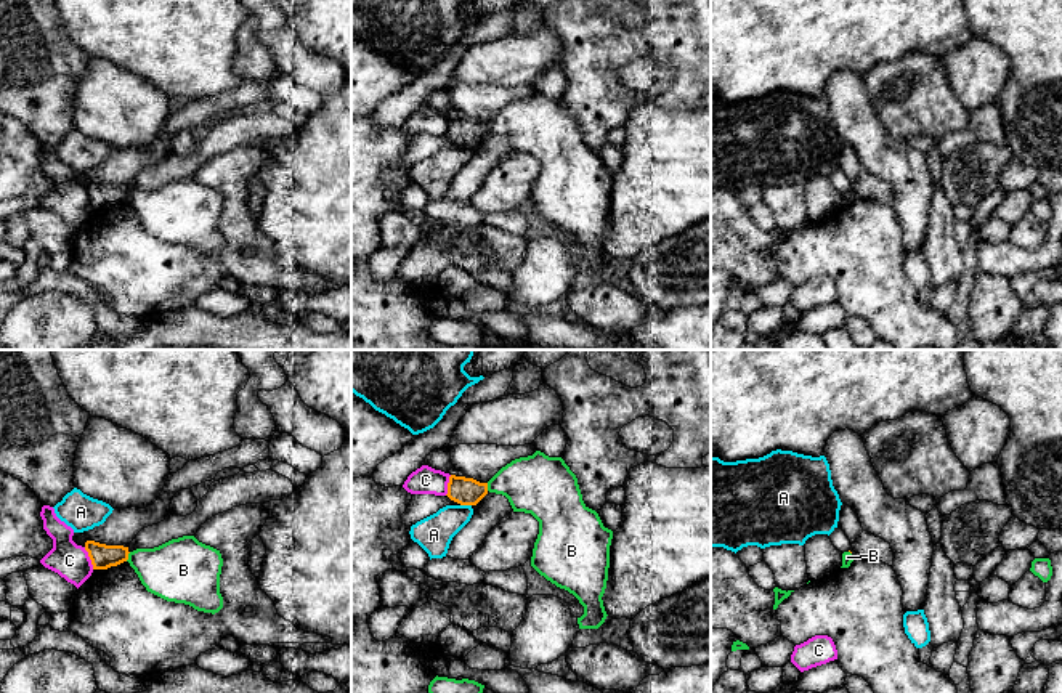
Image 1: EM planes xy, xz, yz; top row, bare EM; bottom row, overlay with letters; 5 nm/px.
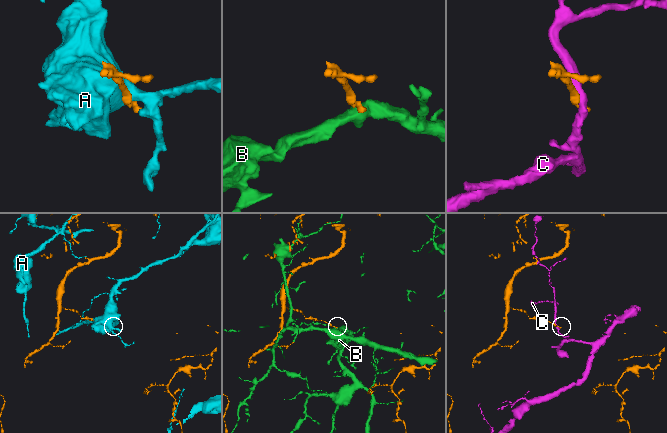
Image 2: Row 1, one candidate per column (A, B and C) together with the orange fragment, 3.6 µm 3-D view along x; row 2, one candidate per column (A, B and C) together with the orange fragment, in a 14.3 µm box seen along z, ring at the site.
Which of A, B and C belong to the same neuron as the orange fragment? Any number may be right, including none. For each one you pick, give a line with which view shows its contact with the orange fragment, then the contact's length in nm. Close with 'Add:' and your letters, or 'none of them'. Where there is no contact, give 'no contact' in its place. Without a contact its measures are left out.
Add: none of them

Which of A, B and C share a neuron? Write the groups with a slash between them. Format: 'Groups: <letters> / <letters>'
Groups: A / B / C

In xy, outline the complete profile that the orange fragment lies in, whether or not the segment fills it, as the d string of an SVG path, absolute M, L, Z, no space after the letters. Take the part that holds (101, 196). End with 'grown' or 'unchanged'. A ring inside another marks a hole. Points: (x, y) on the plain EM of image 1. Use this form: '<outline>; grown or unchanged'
M95 181L85 183L85 191L91 201L93 210L107 210L128 201L128 188L106 186Z; unchanged

